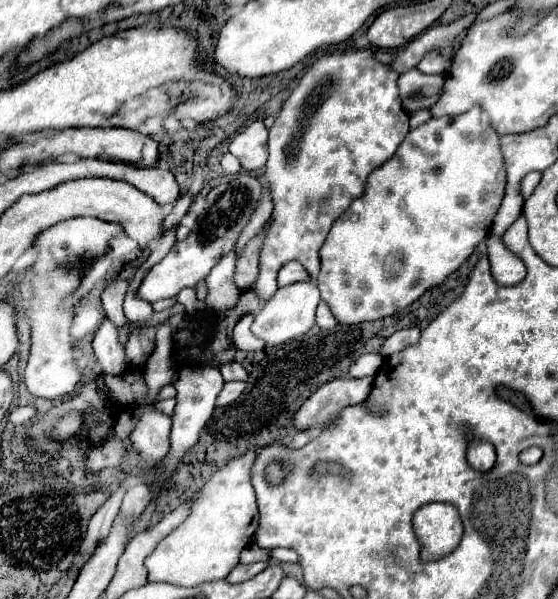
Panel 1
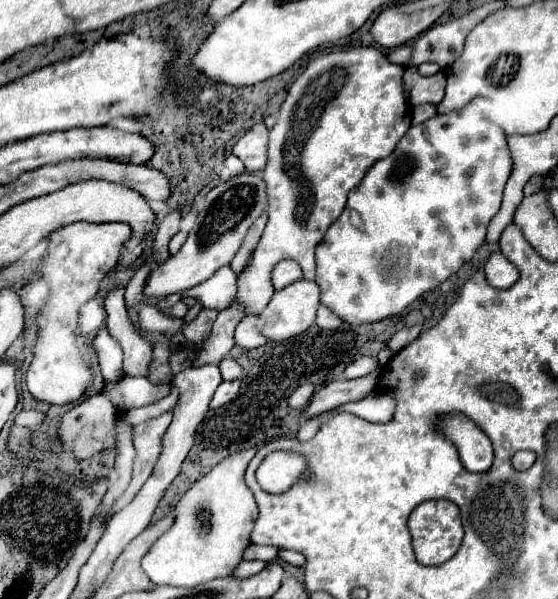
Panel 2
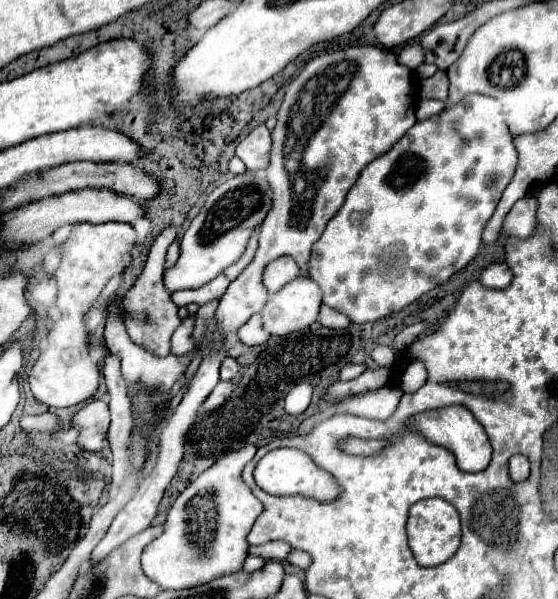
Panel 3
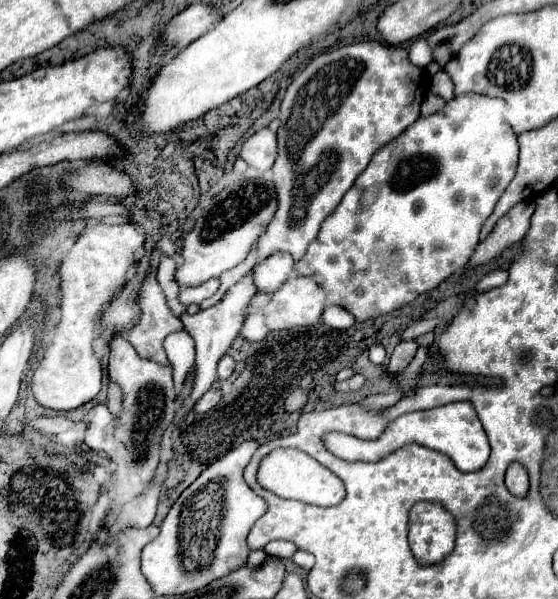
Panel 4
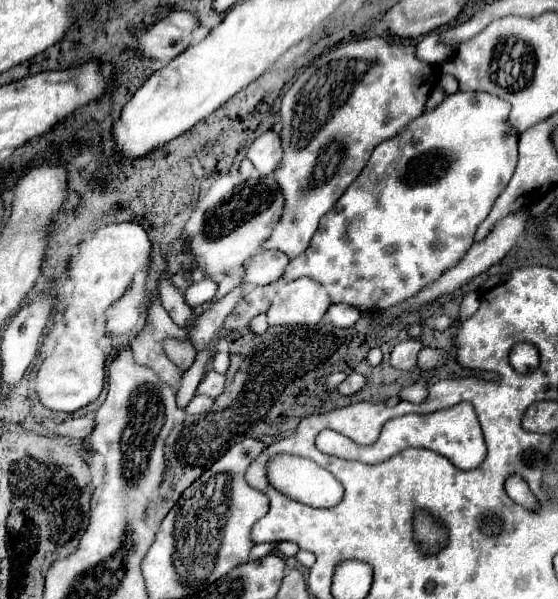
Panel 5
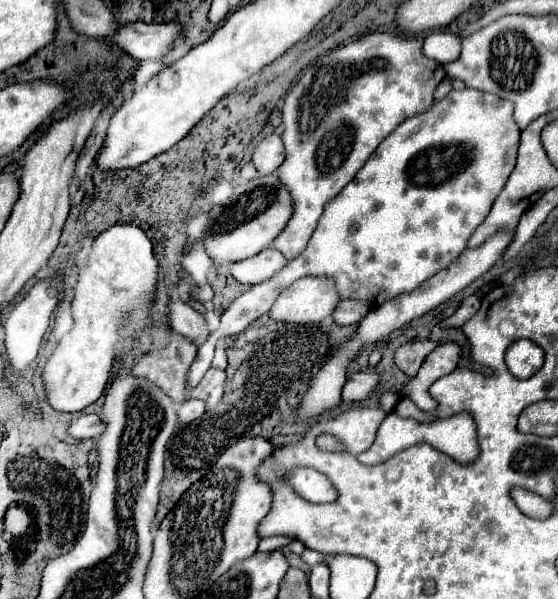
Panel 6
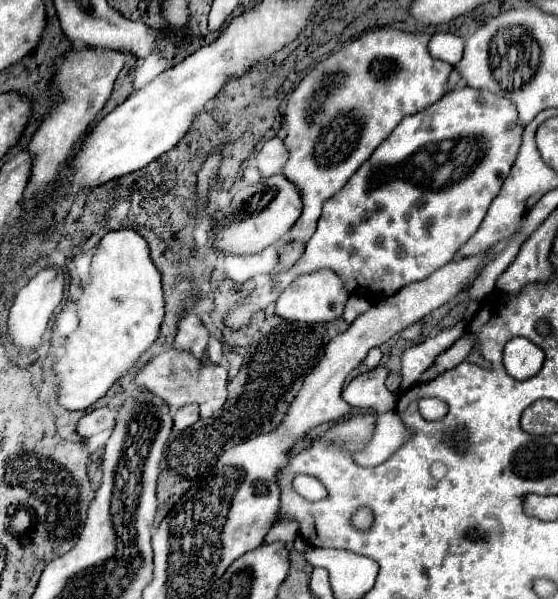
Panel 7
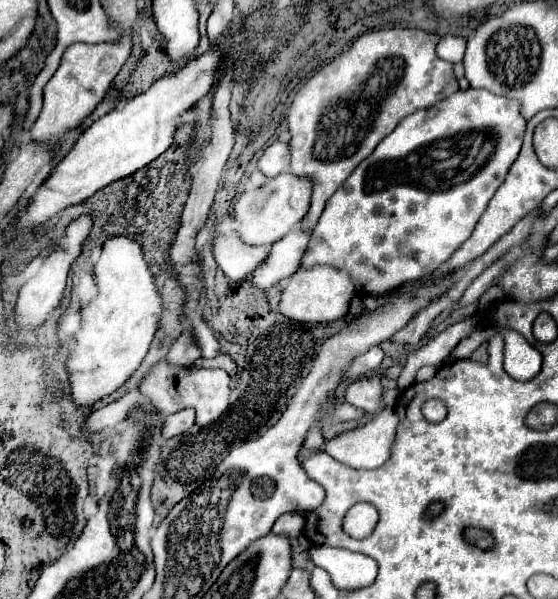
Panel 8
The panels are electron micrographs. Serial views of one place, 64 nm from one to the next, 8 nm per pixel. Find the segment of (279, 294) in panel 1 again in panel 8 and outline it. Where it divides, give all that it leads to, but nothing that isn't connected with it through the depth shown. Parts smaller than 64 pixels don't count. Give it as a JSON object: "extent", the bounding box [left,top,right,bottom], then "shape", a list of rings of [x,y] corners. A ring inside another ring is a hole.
{"extent":[278,266,356,322],"shape":[[[314,266],[308,270],[300,268],[288,280],[288,286],[280,296],[278,312],[298,322],[332,322],[332,320],[340,320],[348,312],[354,294],[356,294],[354,284],[350,276],[342,270],[336,270],[332,266]]]}

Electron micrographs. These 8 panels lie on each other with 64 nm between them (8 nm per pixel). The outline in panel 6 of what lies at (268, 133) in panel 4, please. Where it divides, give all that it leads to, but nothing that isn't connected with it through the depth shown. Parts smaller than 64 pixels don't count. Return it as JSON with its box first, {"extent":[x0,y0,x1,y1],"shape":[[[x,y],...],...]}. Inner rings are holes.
{"extent":[252,134,284,176],"shape":[[[268,134],[252,152],[252,162],[260,176],[272,174],[284,162],[284,144],[278,134]]]}

